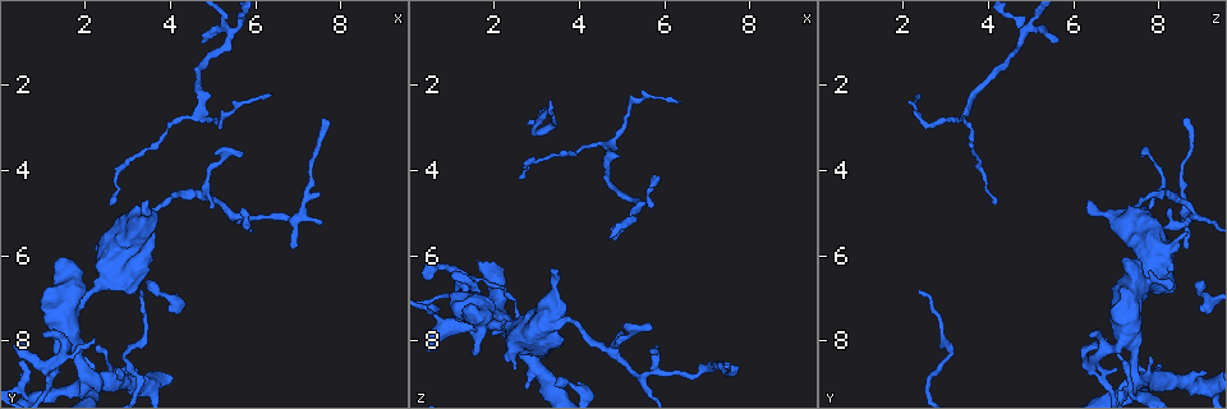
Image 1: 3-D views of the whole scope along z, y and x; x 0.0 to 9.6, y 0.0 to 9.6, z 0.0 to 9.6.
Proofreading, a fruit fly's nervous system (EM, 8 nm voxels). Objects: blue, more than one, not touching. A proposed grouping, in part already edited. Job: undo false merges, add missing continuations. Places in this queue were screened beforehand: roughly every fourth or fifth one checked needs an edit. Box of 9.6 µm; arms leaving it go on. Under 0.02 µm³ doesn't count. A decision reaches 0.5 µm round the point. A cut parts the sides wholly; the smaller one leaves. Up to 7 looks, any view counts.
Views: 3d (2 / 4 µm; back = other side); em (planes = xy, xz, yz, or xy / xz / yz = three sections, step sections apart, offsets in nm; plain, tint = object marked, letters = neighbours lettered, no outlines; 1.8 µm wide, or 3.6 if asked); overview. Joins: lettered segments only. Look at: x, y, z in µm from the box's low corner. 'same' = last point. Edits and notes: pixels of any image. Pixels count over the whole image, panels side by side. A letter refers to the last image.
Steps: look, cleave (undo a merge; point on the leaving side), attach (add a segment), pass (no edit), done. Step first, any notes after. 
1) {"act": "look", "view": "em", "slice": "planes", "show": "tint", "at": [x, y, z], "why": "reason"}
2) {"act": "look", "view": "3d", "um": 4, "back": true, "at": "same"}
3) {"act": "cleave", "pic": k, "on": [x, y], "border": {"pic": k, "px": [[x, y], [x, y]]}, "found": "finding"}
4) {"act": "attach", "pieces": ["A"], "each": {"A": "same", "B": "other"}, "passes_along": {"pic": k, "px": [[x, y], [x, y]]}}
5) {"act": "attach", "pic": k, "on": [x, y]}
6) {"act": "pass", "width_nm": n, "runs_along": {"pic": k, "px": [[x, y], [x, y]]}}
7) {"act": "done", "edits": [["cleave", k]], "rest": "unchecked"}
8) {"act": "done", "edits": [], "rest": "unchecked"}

{"act": "look", "view": "3d", "um": 2, "at": [2.55, 5.45, 8.60], "why": "an open end"}

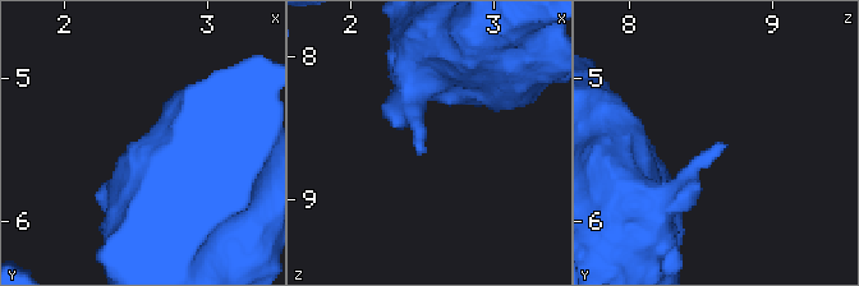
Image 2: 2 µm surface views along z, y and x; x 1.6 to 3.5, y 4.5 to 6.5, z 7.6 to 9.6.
{"act": "look", "view": "em", "slice": "planes", "show": "letters", "at": [2.50, 5.46, 8.68]}

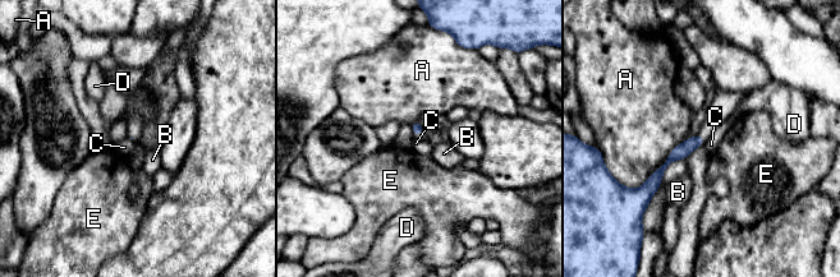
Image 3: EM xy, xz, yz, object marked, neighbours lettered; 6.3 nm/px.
{"act": "pass", "each": {"A": "other", "B": "other", "C": "other", "D": "other", "E": "other"}, "border": {"pic": 3, "px": [[706, 141], [702, 144]]}, "found": "none of them fits"}

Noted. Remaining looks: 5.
{"act": "look", "view": "em", "slice": "planes", "show": "tint", "at": [2.20, 8.95, 7.45], "why": "thick turns thin"}

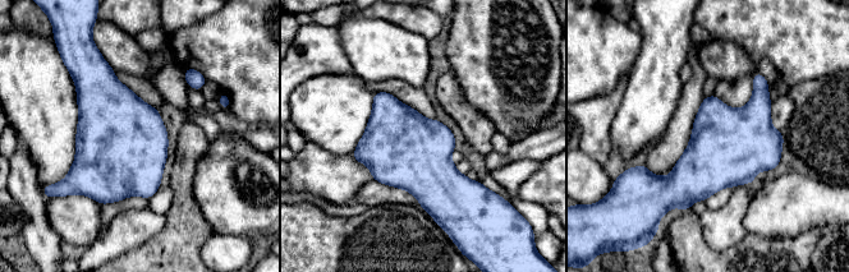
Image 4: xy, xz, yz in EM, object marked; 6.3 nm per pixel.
{"act": "look", "view": "em", "slice": "planes", "show": "letters", "at": "same"}

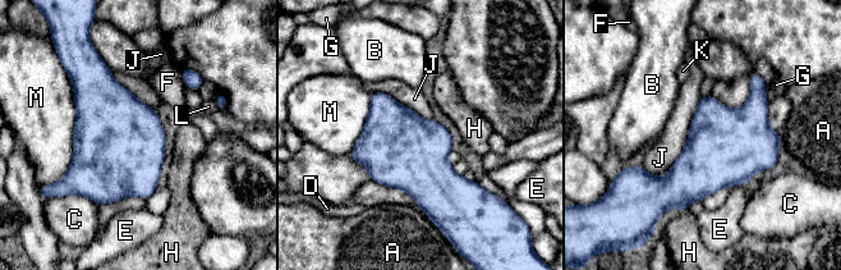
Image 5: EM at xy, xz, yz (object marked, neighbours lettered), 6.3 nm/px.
{"act": "pass", "each": {"A": "other", "B": "other", "C": "other", "D": "other", "E": "other", "F": "other", "G": "other", "H": "other", "J": "other", "K": "other", "L": "other", "M": "other"}, "found": "continuous, no second neuron"}

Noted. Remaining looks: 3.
{"act": "look", "view": "em", "slice": "planes", "show": "tint", "at": [3.80, 4.85, 7.50], "why": "sudden change in width"}

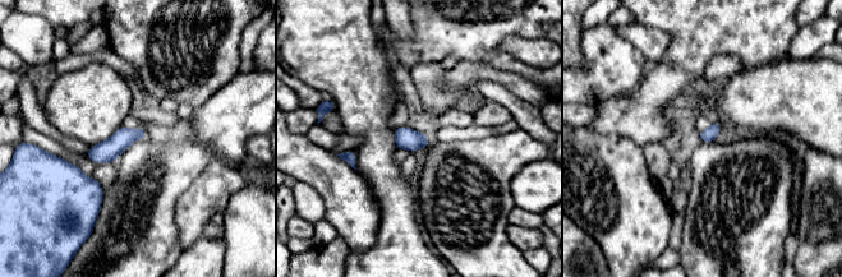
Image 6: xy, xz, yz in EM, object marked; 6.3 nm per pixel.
{"act": "look", "view": "em", "slice": "planes", "show": "letters", "at": "same", "why": "see the neighbours"}

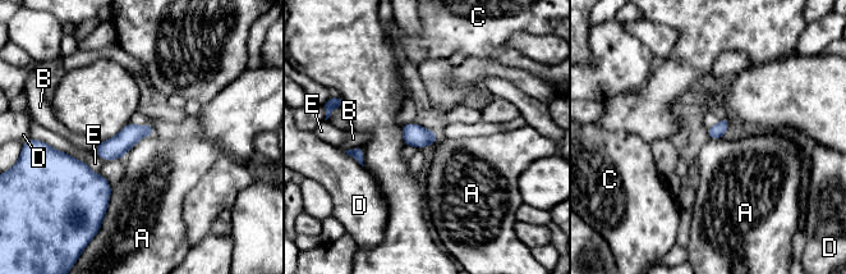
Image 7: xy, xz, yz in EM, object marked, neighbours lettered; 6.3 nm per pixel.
{"act": "pass", "each": {"A": "other", "B": "other", "C": "other", "D": "other", "E": "other"}, "runs_along": {"pic": 7, "px": [[151, 129], [99, 151]]}, "found": "continuous, no second neuron"}

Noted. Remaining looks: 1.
{"act": "done", "edits": [], "rest": "unchecked"}

